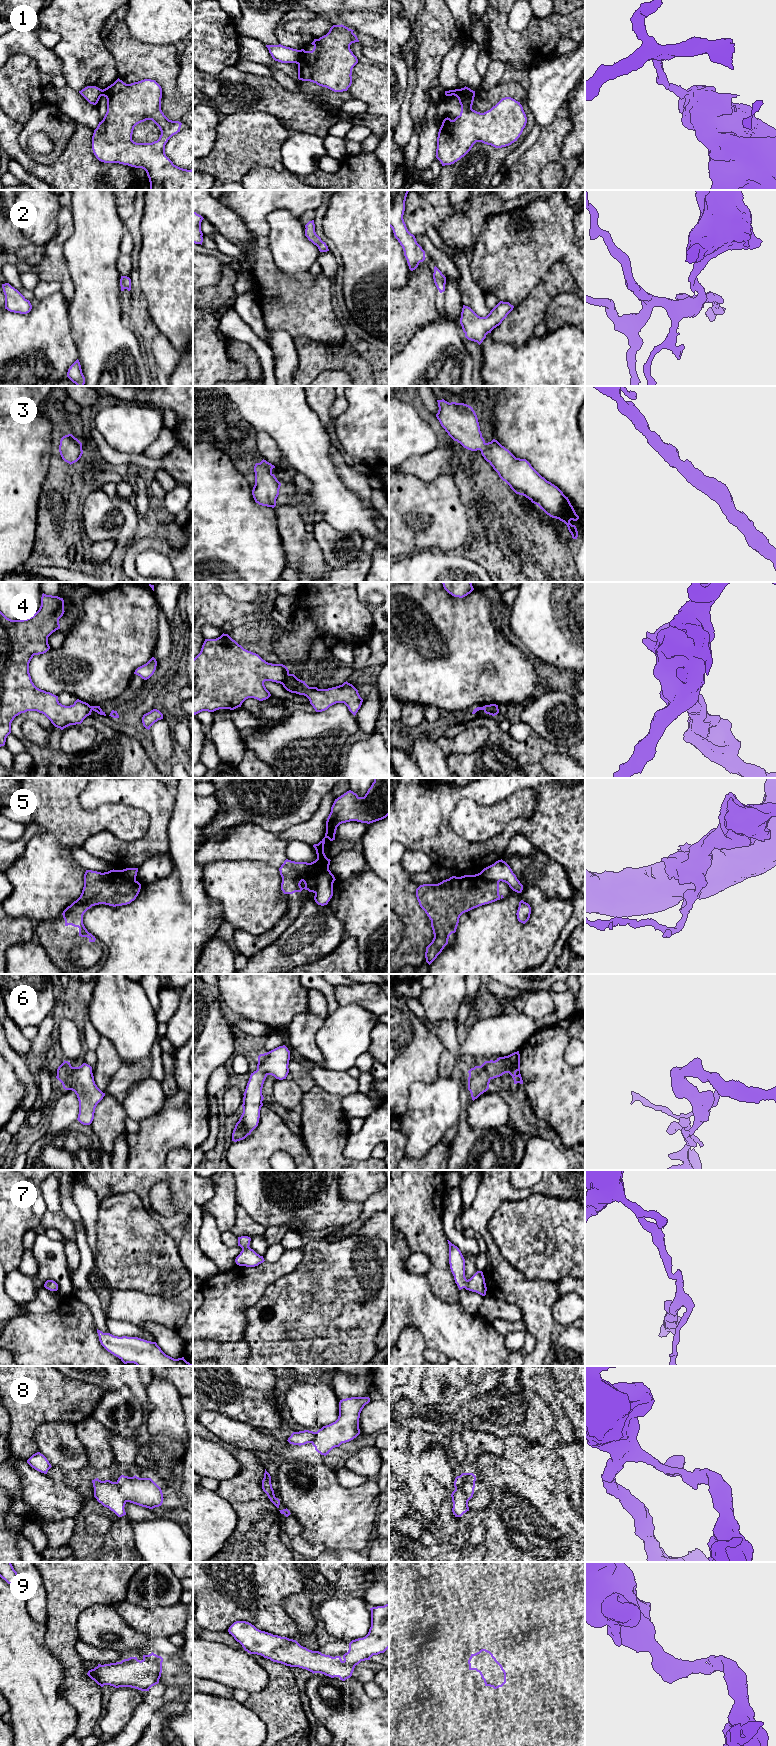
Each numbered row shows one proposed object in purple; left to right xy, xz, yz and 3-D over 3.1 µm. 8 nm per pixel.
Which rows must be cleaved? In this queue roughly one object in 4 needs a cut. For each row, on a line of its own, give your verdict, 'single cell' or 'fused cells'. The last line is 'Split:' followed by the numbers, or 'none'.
1: fused cells
2: single cell
3: single cell
4: fused cells
5: fused cells
6: single cell
7: single cell
8: fused cells
9: single cell
Split: 1, 4, 5, 8

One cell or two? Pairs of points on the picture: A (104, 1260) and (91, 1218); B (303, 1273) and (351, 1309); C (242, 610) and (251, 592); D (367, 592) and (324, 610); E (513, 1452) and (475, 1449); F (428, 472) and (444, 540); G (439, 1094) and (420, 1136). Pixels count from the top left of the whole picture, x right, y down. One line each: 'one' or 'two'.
A: two
B: one
C: two
D: two
E: two
F: two
G: one

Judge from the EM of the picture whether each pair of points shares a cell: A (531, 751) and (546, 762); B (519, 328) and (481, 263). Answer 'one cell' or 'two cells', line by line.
A: two cells
B: two cells

